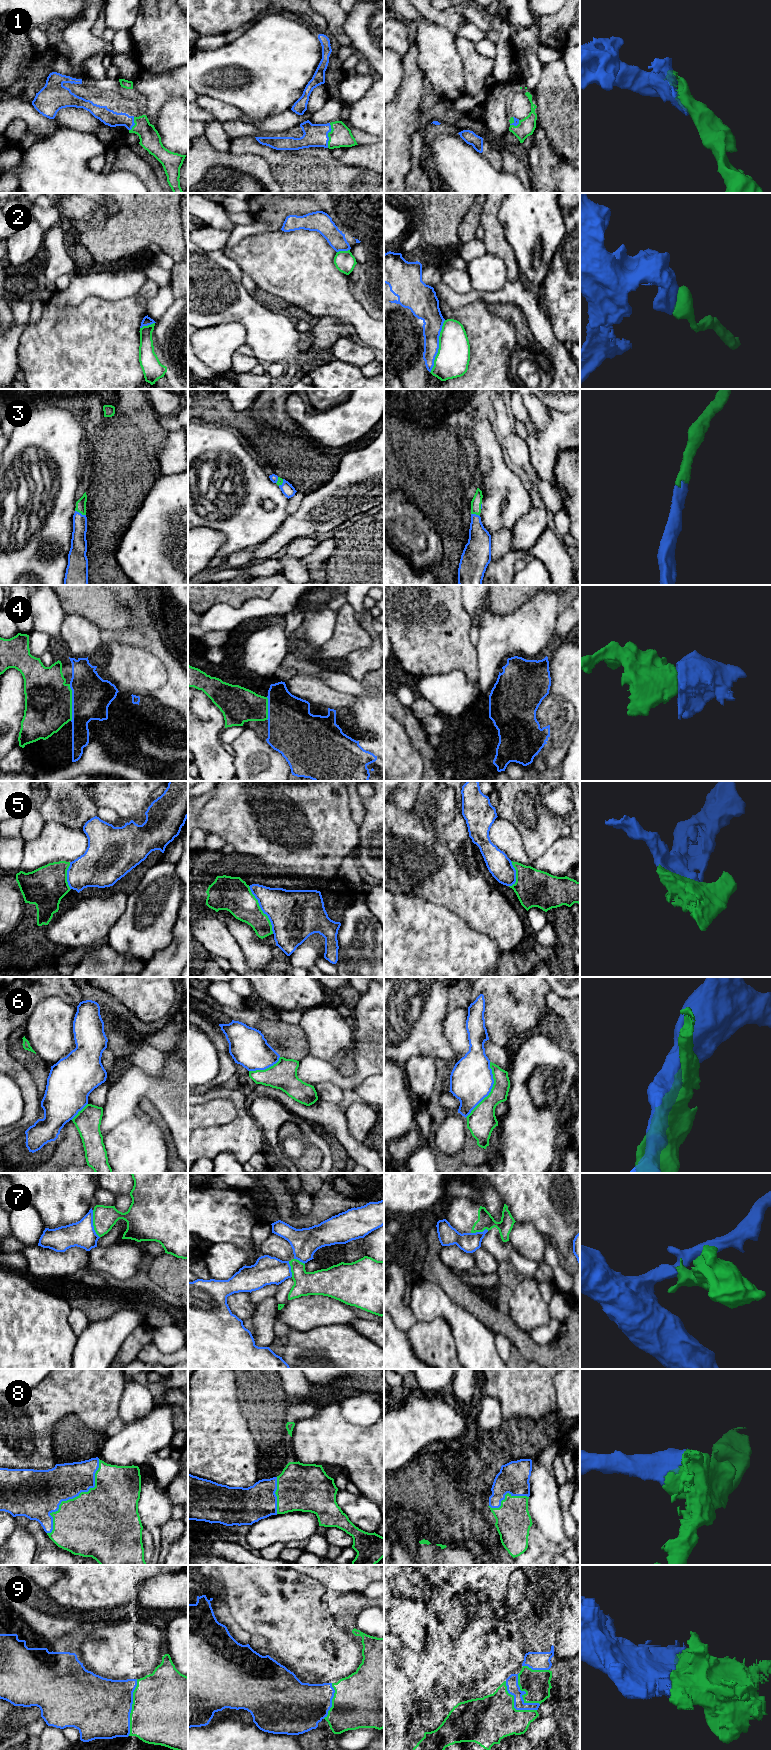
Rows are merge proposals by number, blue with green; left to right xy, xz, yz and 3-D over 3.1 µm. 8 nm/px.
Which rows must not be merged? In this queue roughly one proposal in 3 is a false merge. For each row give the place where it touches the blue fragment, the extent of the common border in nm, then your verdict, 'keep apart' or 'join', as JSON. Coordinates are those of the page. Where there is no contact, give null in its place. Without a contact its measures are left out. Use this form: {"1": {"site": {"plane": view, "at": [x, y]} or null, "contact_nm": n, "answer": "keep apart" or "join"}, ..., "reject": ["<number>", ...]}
{"1": {"site": {"plane": "xz", "at": [327, 135]}, "contact_nm": 200, "answer": "join"}, "2": {"site": {"plane": "yz", "at": [438, 346]}, "contact_nm": 440, "answer": "keep apart"}, "3": {"site": {"plane": "xy", "at": [80, 513]}, "contact_nm": 100, "answer": "join"}, "4": {"site": {"plane": "xy", "at": [72, 702]}, "contact_nm": 300, "answer": "join"}, "5": {"site": {"plane": "xz", "at": [261, 909]}, "contact_nm": 440, "answer": "keep apart"}, "6": {"site": {"plane": "yz", "at": [490, 1090]}, "contact_nm": 500, "answer": "keep apart"}, "7": {"site": {"plane": "xy", "at": [92, 1224]}, "contact_nm": 240, "answer": "keep apart"}, "8": {"site": {"plane": "xy", "at": [73, 1497]}, "contact_nm": 750, "answer": "join"}, "9": {"site": {"plane": "xy", "at": [131, 1707]}, "contact_nm": 460, "answer": "join"}, "reject": ["2", "5", "6", "7"]}

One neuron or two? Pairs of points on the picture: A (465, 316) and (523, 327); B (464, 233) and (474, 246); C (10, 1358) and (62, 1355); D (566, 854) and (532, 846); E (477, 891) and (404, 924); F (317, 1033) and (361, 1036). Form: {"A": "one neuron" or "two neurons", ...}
{"A": "two neurons", "B": "two neurons", "C": "one neuron", "D": "two neurons", "E": "two neurons", "F": "two neurons"}

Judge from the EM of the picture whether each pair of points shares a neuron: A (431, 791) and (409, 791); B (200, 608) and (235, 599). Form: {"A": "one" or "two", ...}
{"A": "two", "B": "one"}

